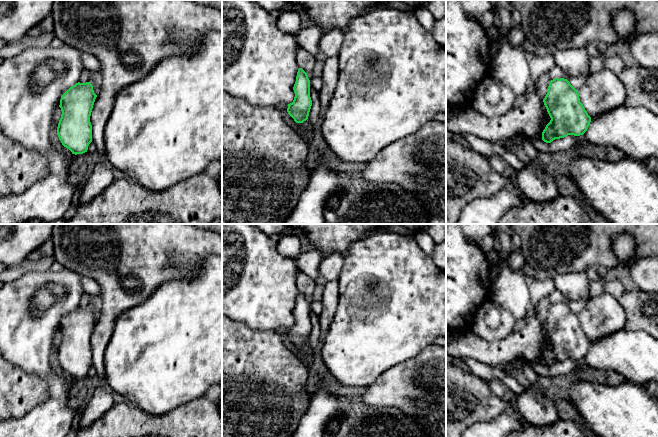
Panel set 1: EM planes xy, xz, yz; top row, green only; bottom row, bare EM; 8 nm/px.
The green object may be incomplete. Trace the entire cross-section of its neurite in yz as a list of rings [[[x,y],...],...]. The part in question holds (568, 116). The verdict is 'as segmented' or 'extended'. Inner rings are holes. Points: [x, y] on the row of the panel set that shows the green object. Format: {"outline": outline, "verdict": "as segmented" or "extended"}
{"outline": [[[555,78],[551,80],[543,102],[551,118],[542,132],[542,140],[544,142],[551,143],[555,139],[564,138],[568,135],[580,136],[587,131],[591,117],[580,102],[578,90],[567,79]]], "verdict": "as segmented"}

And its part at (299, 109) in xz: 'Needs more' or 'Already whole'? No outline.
Already whole

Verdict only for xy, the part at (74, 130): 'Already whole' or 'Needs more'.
Already whole

